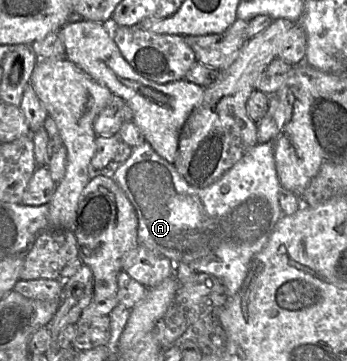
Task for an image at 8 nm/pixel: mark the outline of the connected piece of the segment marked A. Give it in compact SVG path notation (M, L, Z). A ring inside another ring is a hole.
M146 141L141 146L132 148L131 156L124 163L116 165L109 175L111 175L115 182L123 190L135 208L138 217L137 235L139 244L169 258L174 264L183 262L189 265L196 272L208 273L218 277L226 287L228 297L234 296L239 291L247 276L252 257L261 251L267 244L275 225L283 215L279 204L279 191L281 183L277 176L272 141L258 143L255 145L241 160L227 170L217 181L205 188L197 188L189 185L187 181L179 174L174 165L159 156L152 146Z

